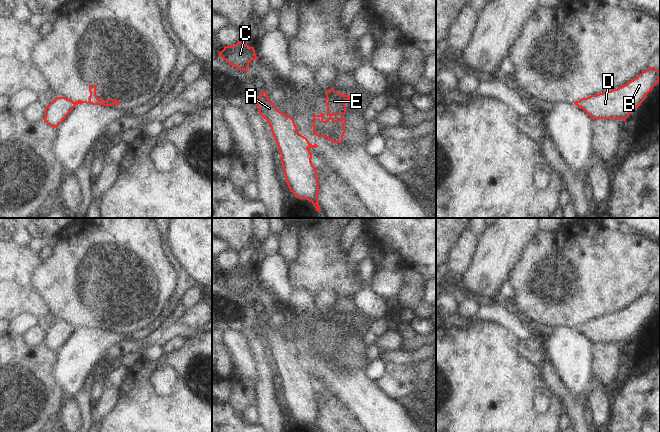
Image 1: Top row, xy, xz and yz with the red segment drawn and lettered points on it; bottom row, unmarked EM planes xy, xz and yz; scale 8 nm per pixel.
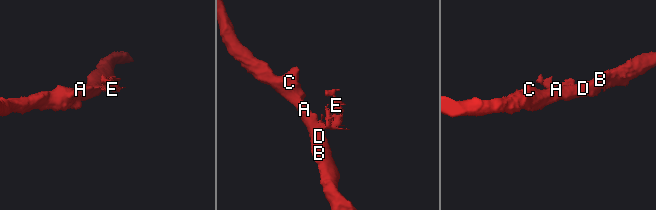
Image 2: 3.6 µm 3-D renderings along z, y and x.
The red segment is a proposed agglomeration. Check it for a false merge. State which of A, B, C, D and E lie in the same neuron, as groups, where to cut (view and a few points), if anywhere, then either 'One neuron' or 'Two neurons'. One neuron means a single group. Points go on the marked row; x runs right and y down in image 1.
Groups: A B C D / E. Split along xz (297, 133), (307, 148). Two neurons

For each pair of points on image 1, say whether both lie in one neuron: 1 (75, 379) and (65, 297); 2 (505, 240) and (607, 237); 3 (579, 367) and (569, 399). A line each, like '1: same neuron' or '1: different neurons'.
1: different neurons
2: different neurons
3: different neurons

